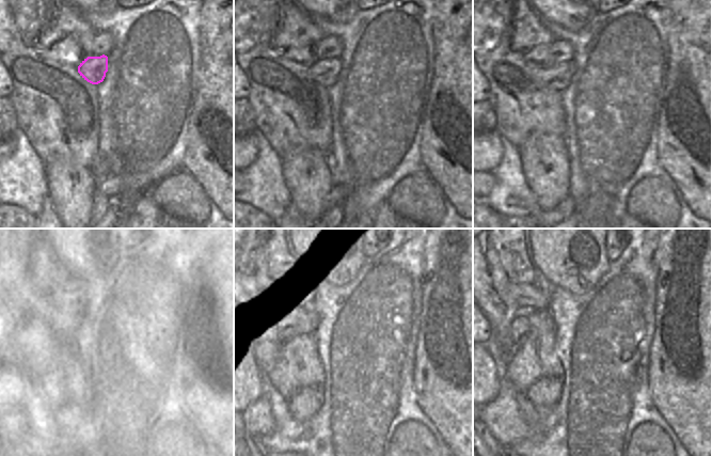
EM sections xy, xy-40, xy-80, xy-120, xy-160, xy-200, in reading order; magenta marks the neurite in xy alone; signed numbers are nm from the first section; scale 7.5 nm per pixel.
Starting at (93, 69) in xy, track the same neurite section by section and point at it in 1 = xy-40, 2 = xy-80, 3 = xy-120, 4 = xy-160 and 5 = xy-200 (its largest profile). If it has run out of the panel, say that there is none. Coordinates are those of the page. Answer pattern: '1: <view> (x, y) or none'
1: xy-40 (325, 73)
2: xy-80 (557, 77)
3: xy-120 (61, 323)
4: xy-160 (288, 325)
5: xy-200 (519, 327)

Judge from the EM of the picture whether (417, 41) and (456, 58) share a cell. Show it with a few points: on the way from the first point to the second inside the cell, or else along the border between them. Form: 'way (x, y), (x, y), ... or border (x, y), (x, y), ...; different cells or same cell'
border (433, 22), (433, 71), (431, 73); different cells

